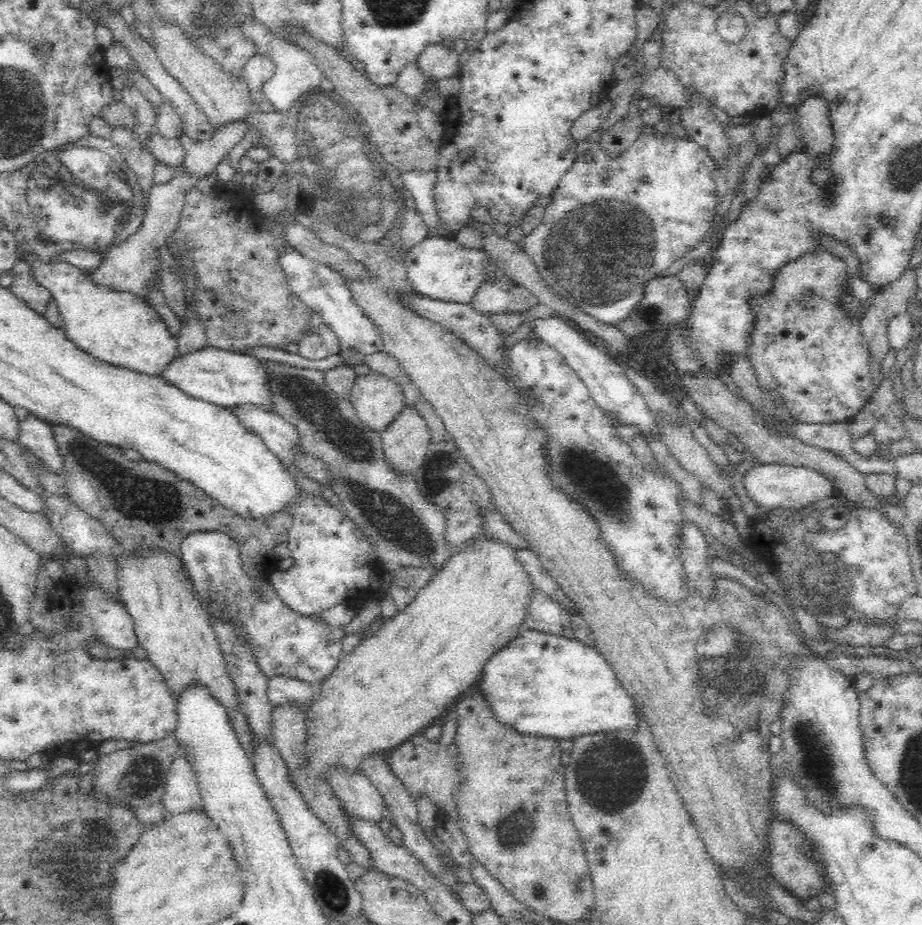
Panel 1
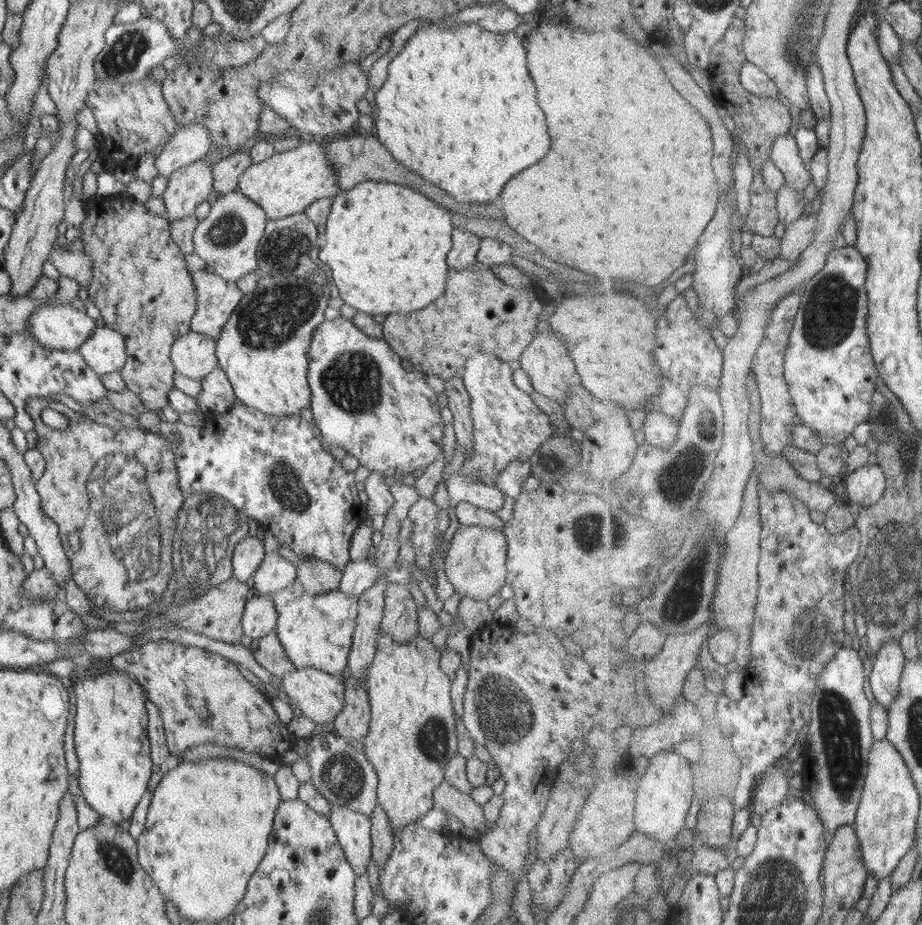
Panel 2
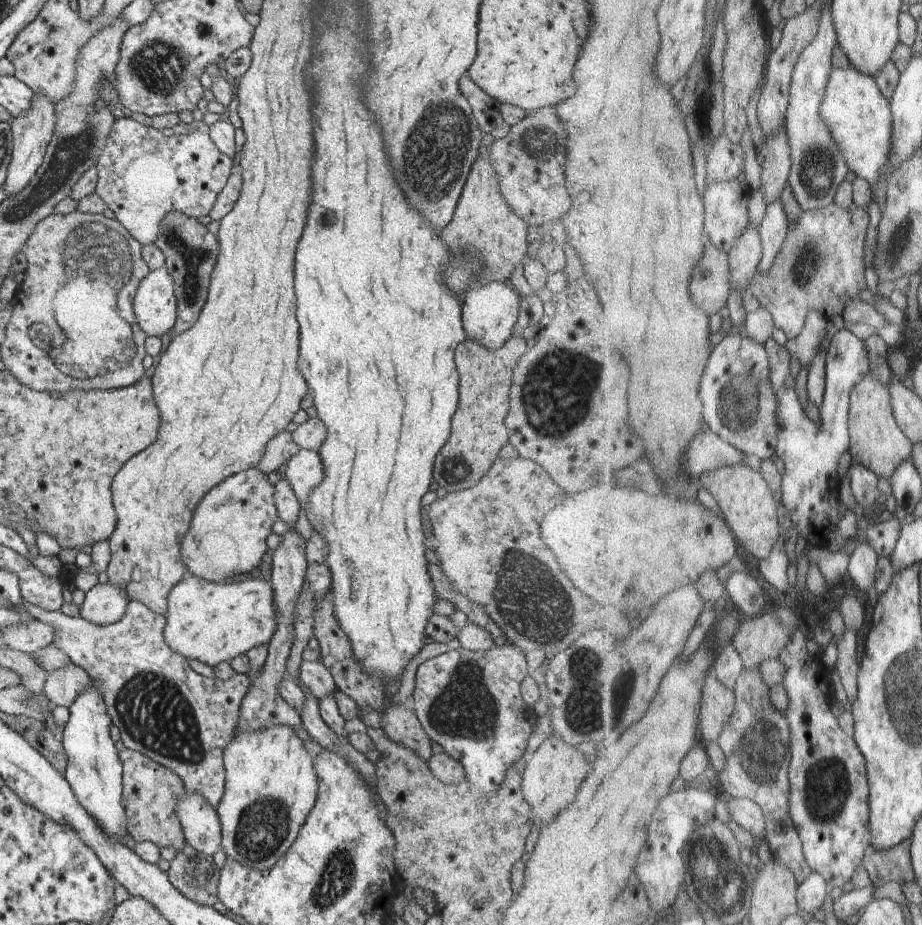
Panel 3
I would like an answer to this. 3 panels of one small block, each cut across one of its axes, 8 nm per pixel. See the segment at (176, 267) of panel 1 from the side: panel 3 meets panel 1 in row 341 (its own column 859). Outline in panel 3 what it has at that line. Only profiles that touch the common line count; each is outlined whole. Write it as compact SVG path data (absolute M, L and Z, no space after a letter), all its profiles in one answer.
M833 203L819 210L804 211L799 220L790 226L787 240L771 272L761 274L757 271L757 276L753 278L748 290L759 298L763 308L767 308L773 314L776 328L782 329L789 339L803 332L811 312L821 312L827 318L839 314L844 316L847 302L859 298L861 292L867 288L865 242L867 242L869 224L871 224L869 212L855 203L849 208L841 208Z

